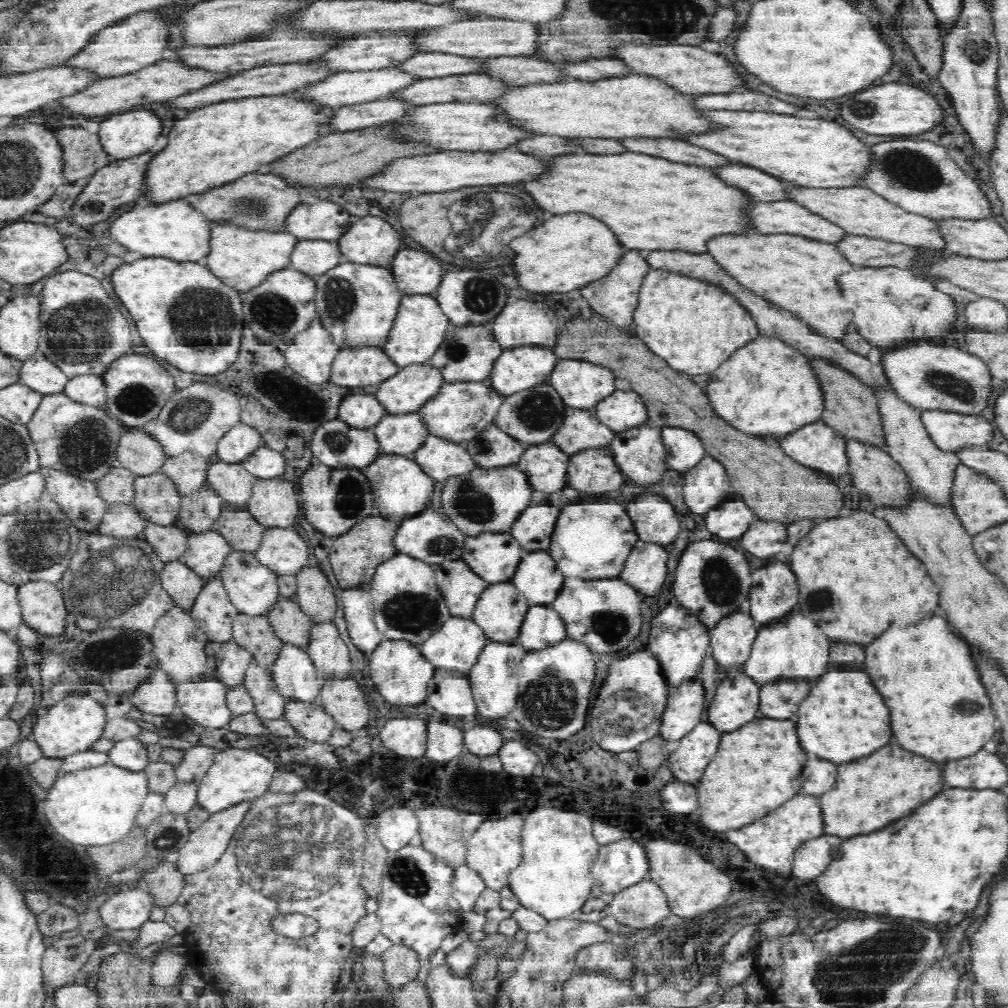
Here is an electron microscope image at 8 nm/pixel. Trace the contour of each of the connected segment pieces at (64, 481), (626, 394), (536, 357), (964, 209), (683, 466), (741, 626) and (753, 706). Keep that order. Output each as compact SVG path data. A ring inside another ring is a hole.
M40 467L37 472L44 477L45 494L60 503L77 529L97 531L109 504L100 498L95 481L54 467Z
M632 389L612 391L612 394L595 404L593 411L602 424L616 433L647 422L645 402Z
M532 343L502 349L488 382L500 394L514 394L536 383L548 382L559 360L553 348Z
M894 140L874 144L875 165L871 174L860 184L899 203L914 214L936 219L937 221L988 221L994 219L994 209L986 193L968 178L946 154L942 146L928 140Z
M666 427L661 431L664 445L668 450L666 458L668 469L684 473L707 455L702 442L694 433L676 427Z
M745 607L725 615L710 631L710 653L722 668L729 670L746 662L759 625Z
M744 673L729 680L727 677L720 681L716 688L715 695L708 705L709 721L718 730L736 730L742 724L756 718L760 708L761 683L756 679L746 676Z

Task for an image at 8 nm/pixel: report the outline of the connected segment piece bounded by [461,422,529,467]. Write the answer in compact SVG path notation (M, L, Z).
M494 422L461 443L471 452L475 463L484 467L515 465L529 446L500 430Z

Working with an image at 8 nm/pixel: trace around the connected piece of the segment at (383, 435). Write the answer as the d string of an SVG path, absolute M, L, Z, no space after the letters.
M419 410L402 412L402 414L398 414L397 412L387 413L376 422L372 429L379 438L382 452L388 454L413 453L416 448L420 448L421 443L426 438L426 434L429 433Z

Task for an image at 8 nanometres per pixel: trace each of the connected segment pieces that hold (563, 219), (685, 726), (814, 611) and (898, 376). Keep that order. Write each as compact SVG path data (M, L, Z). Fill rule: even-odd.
M584 212L556 214L542 226L516 238L511 247L516 253L512 263L520 284L534 292L554 292L554 294L566 294L575 288L580 289L588 282L602 278L618 264L624 254L624 246L618 236L604 222Z
M700 676L684 681L681 685L670 686L667 706L664 708L660 732L668 740L680 740L684 734L692 730L700 722L702 712L706 710L706 689Z
M855 511L849 516L837 514L830 520L818 522L796 546L790 559L791 569L799 586L798 608L808 618L816 618L832 641L846 640L858 644L874 642L890 624L904 622L904 626L932 614L938 608L941 586L928 576L925 564L912 554L887 519L878 518L868 511Z
M920 344L895 348L884 355L882 363L892 378L895 392L910 406L923 411L978 415L988 408L994 378L980 357L957 348Z

